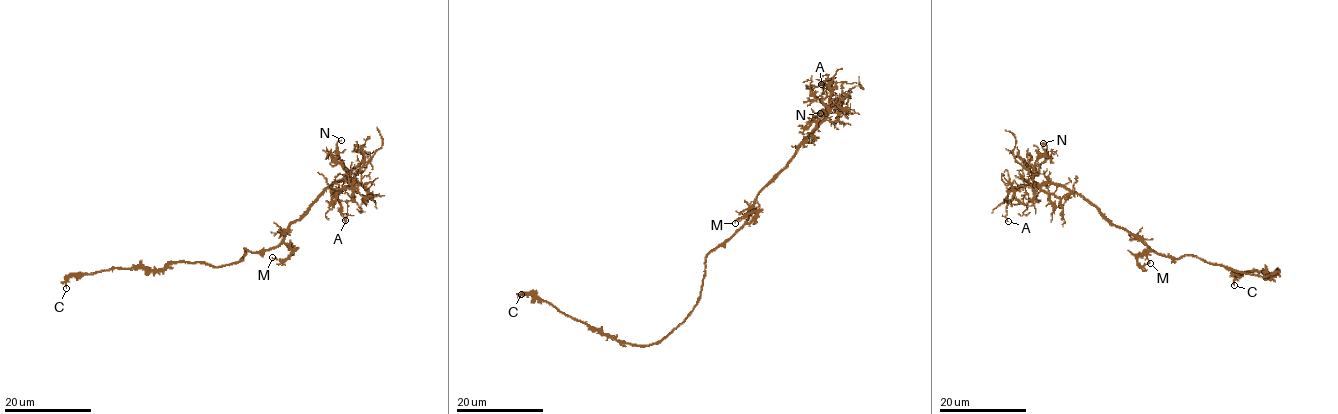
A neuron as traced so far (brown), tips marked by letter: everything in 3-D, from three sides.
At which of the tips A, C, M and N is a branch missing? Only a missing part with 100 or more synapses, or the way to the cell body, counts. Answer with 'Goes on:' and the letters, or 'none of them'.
Goes on: none of them

